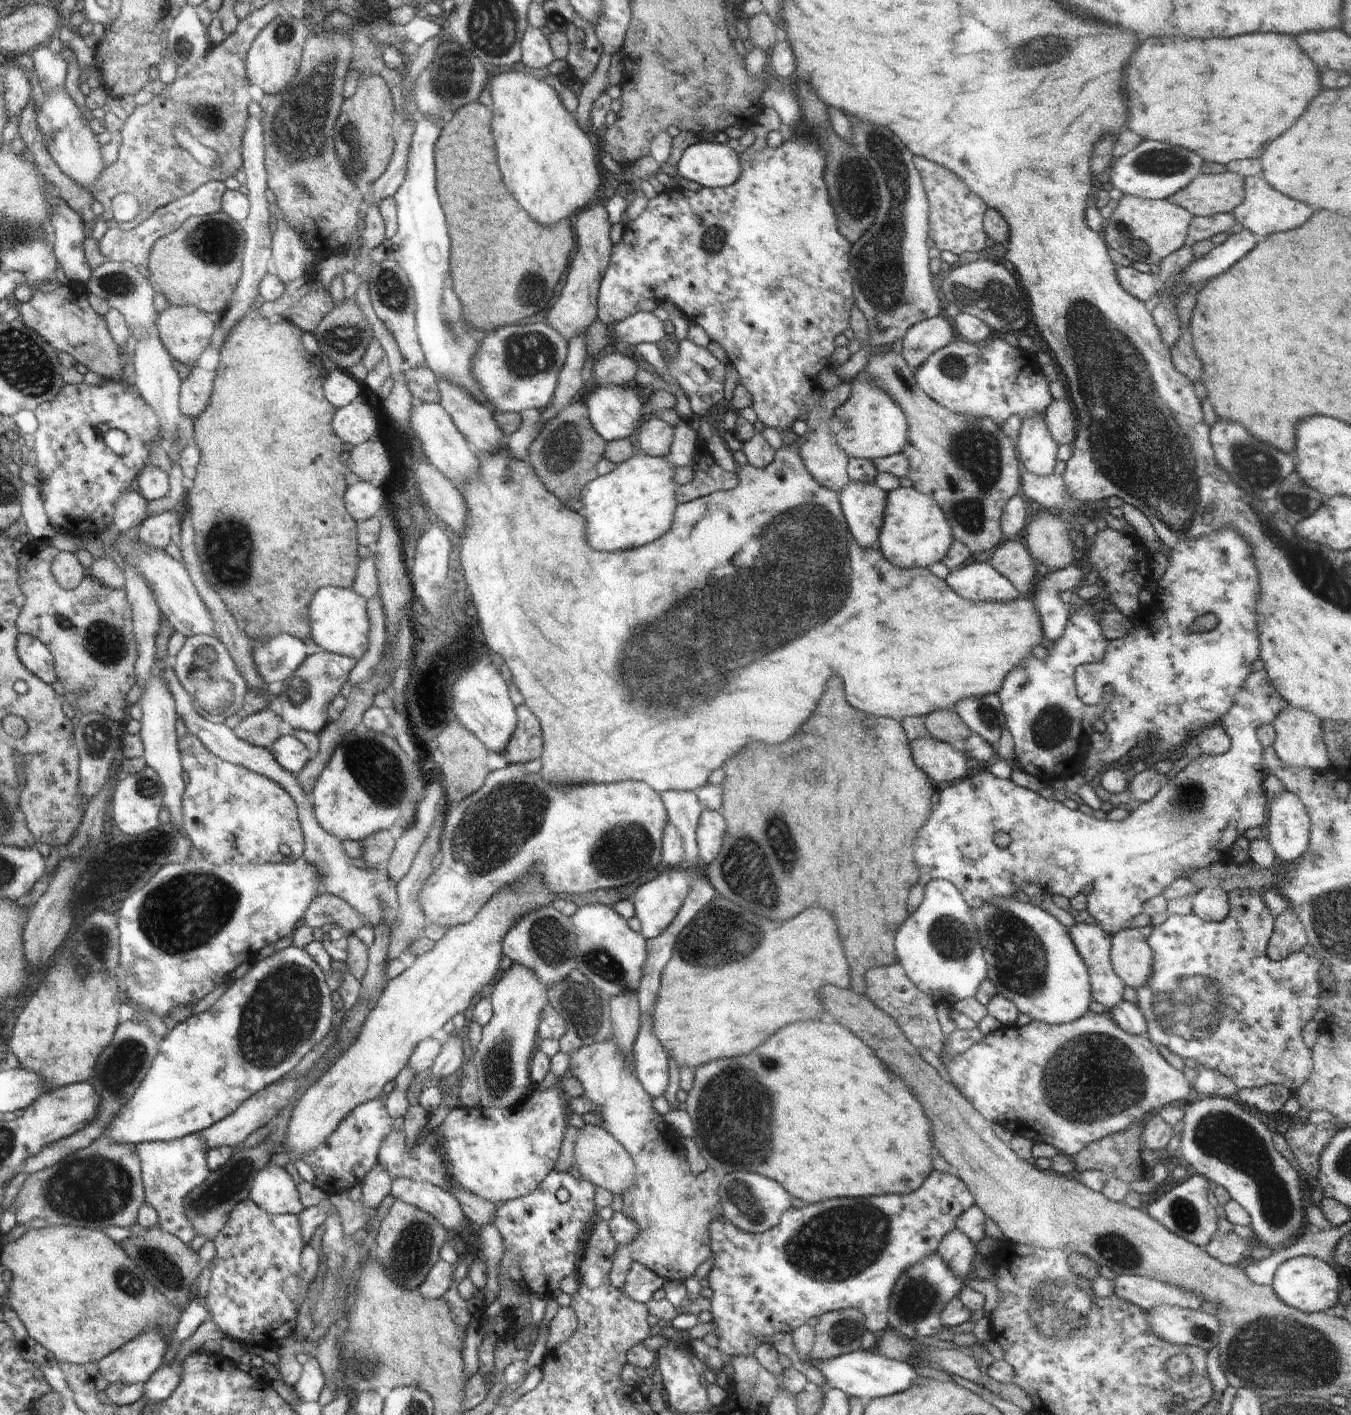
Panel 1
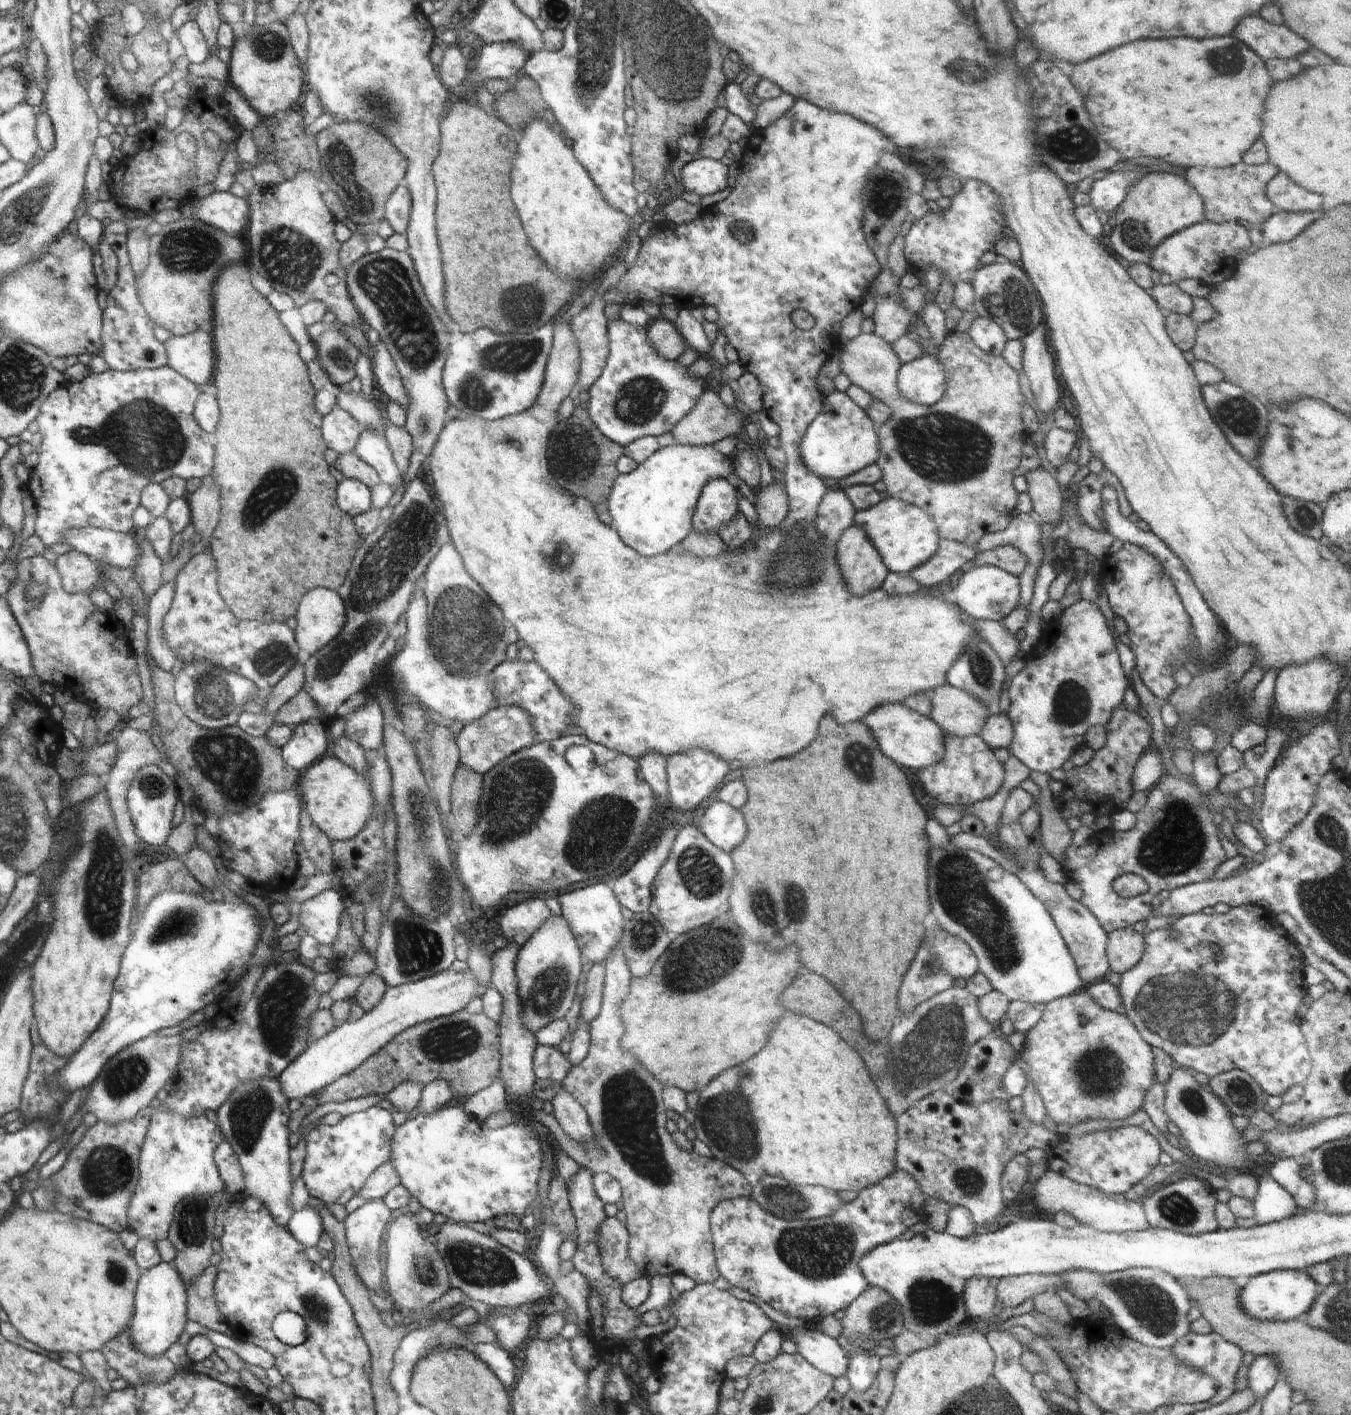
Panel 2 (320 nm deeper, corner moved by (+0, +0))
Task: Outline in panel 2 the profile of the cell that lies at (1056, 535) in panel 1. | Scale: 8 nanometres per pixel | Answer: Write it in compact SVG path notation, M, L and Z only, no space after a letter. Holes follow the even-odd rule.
M1042 466L1027 471L1024 476L1028 482L1027 493L1033 504L1033 514L1042 523L1055 524L1056 528L1063 519L1065 505L1057 479Z

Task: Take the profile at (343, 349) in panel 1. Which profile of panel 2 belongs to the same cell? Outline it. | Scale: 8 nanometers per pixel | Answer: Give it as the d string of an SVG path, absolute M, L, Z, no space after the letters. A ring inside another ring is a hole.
M328 326L316 340L317 358L328 373L330 387L335 390L348 388L349 382L356 377L354 364L361 352L338 329Z

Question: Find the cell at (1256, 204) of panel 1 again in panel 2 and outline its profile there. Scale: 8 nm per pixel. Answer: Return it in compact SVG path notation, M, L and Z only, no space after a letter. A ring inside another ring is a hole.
M1284 172L1276 174L1272 182L1268 182L1265 193L1268 200L1271 200L1275 208L1280 211L1312 212L1322 206L1320 194L1312 194L1296 186Z

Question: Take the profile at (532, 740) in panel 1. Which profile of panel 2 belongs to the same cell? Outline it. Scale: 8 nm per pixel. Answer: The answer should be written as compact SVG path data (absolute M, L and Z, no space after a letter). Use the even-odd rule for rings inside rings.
M494 706L479 721L463 727L455 741L459 750L459 764L484 775L504 758L535 742L533 718L519 706Z

